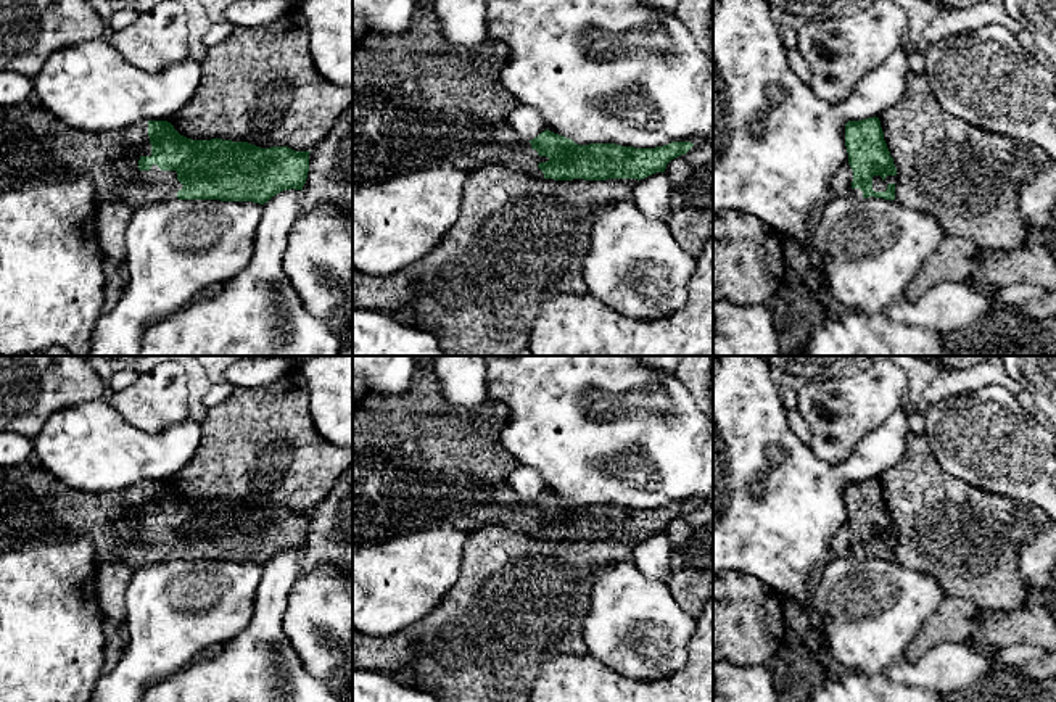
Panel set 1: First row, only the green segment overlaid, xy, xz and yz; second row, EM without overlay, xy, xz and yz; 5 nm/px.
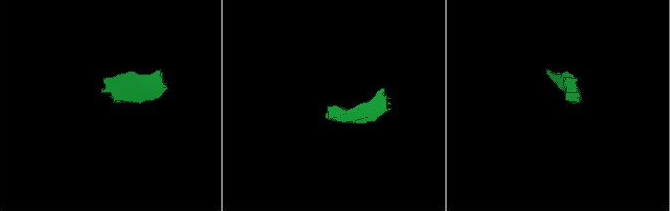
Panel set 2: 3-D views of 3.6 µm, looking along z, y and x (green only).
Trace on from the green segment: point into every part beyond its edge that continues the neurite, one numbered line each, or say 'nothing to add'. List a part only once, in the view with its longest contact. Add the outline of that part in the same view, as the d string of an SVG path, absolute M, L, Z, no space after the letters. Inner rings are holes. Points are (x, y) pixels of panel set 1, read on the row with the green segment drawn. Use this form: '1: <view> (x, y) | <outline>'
1: xy (36, 148) | M34 97L16 106L0 106L0 192L89 177L97 185L98 204L121 201L135 211L145 204L177 200L177 192L184 187L177 172L161 171L156 164L140 171L142 156L151 156L148 121L119 130L87 132L64 124ZM122 153L130 155L129 166L135 174L130 182L118 174L118 156Z

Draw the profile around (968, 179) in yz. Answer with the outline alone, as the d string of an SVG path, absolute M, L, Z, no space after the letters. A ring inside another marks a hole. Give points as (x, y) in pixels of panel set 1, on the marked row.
M910 71L900 103L879 114L884 140L897 167L895 201L935 217L948 237L961 237L982 250L1014 251L1040 235L1029 225L1017 206L1024 184L1033 180L1050 161L1037 145L990 134L948 113L934 97L924 74Z

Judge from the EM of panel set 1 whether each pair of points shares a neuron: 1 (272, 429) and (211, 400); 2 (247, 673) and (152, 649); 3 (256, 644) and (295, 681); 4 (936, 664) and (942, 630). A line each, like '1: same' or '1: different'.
1: different
2: different
3: same
4: different

